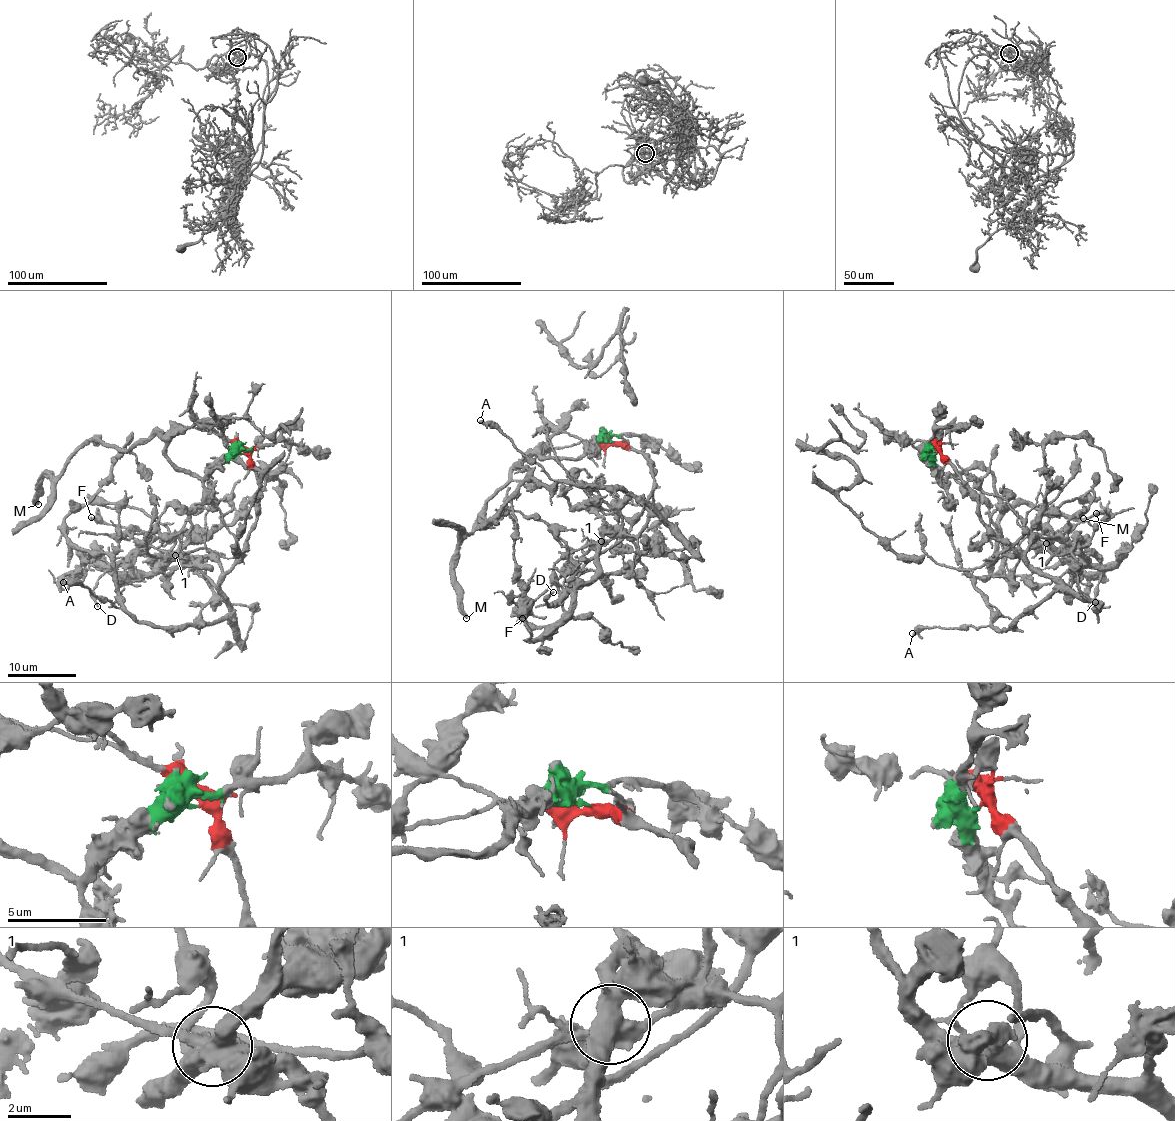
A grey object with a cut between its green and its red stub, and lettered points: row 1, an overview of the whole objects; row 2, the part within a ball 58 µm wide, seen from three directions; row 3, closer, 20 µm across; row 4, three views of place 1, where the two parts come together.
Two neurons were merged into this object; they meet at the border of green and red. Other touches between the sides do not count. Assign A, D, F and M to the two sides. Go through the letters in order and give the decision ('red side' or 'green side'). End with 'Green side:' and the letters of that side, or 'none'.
A: red side
D: red side
F: red side
M: green side
Green side: M

